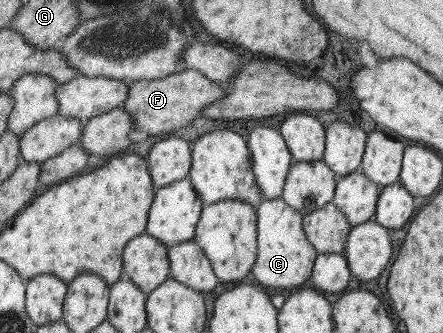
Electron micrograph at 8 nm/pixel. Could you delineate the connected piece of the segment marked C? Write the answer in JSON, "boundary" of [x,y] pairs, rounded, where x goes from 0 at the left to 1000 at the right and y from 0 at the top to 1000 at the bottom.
{"boundary":[[[634,592],[591,604],[580,622],[585,637],[587,757],[571,799],[571,829],[589,859],[603,865],[666,865],[700,841],[713,787],[716,757],[698,730],[686,694],[686,643],[666,634]]]}

